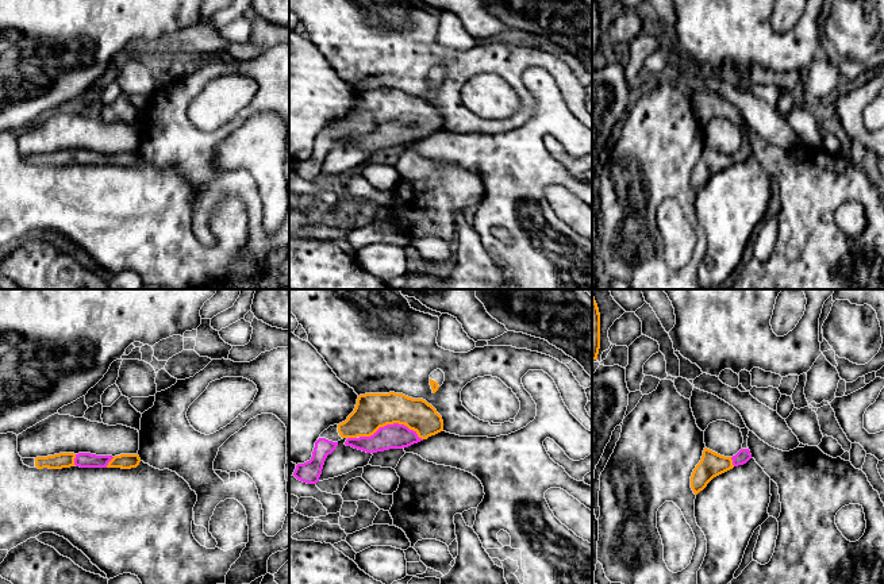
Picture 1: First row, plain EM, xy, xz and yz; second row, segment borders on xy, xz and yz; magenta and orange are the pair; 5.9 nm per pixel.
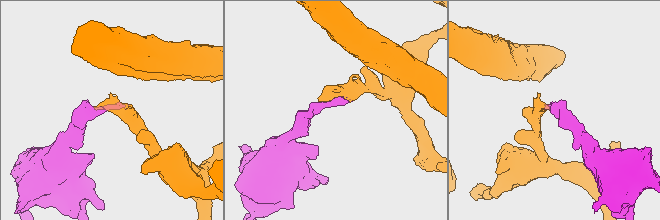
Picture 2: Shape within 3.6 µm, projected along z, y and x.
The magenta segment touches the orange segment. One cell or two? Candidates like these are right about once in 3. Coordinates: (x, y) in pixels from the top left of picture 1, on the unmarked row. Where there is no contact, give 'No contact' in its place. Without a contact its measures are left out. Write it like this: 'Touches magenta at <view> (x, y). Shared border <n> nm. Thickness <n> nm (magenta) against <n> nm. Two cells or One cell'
Touches magenta at xz (391, 122). Shared border 380 nm. Thickness 150 nm (magenta) against 220 nm. One cell

